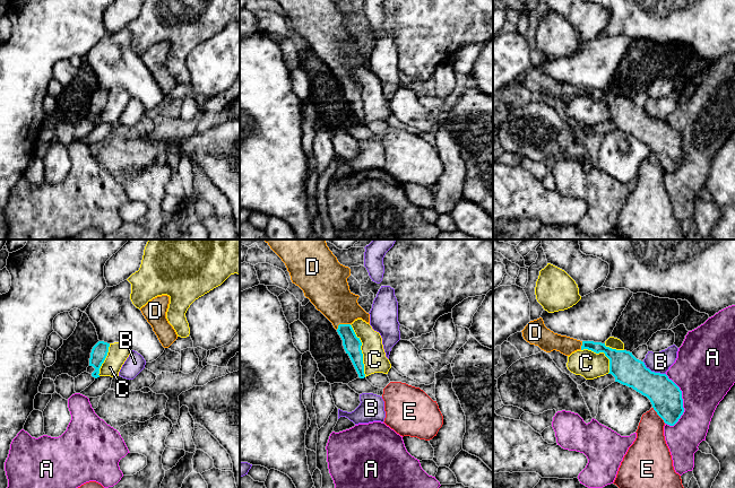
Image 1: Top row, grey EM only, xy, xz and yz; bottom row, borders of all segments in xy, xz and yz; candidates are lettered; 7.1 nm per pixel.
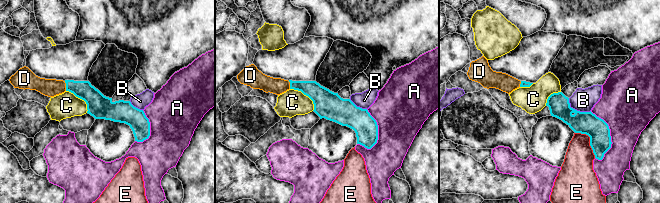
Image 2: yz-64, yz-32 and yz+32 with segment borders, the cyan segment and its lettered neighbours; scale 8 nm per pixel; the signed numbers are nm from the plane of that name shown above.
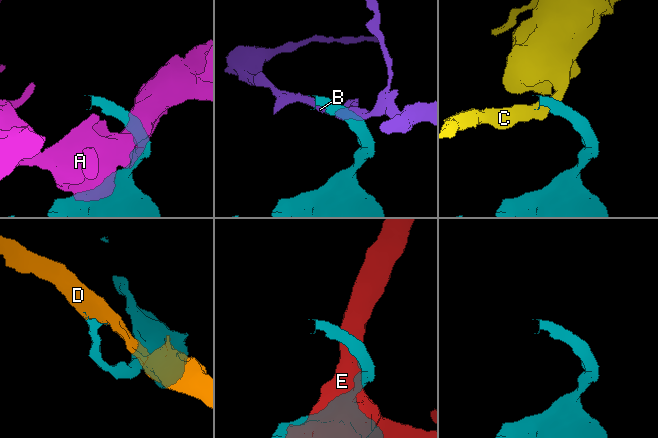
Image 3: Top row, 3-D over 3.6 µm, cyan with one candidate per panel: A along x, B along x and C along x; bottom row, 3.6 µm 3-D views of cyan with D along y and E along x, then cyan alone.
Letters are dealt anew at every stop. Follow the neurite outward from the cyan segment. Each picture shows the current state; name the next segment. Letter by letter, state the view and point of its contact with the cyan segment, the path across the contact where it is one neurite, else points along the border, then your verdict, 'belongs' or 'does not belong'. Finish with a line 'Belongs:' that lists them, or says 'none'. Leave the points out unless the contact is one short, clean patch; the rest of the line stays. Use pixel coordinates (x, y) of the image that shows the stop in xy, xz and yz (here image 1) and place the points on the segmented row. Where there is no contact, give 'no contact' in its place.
A: contact yz (682, 400); does not belong
B: contact yz (654, 372); border yz (642, 362), (651, 371), (665, 374); does not belong
C: contact xz (361, 350); does not belong
D: contact xz (342, 324); belongs
E: contact yz (657, 414); does not belong
Belongs: D

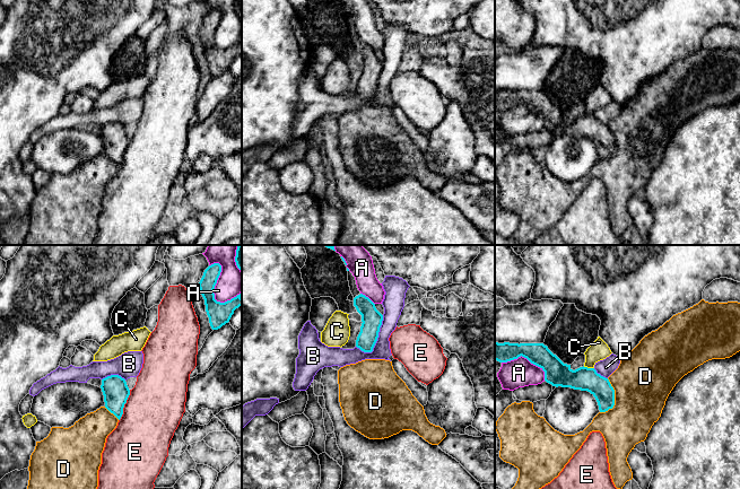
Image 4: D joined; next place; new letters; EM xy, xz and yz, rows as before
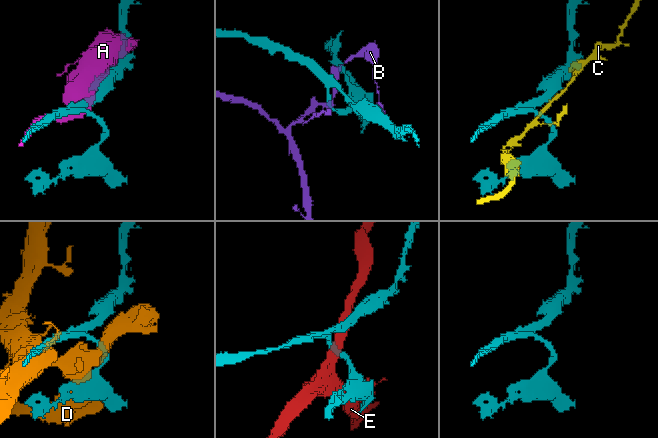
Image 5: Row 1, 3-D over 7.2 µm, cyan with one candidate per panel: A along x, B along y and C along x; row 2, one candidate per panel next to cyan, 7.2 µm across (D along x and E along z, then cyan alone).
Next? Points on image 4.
A: contact xy (216, 282); does not belong
B: contact xz (377, 337); does not belong
C: contact yz (589, 368); border yz (583, 366), (593, 368); does not belong
D: contact yz (614, 399); does not belong
E: contact xy (123, 405); does not belong
Belongs: none

